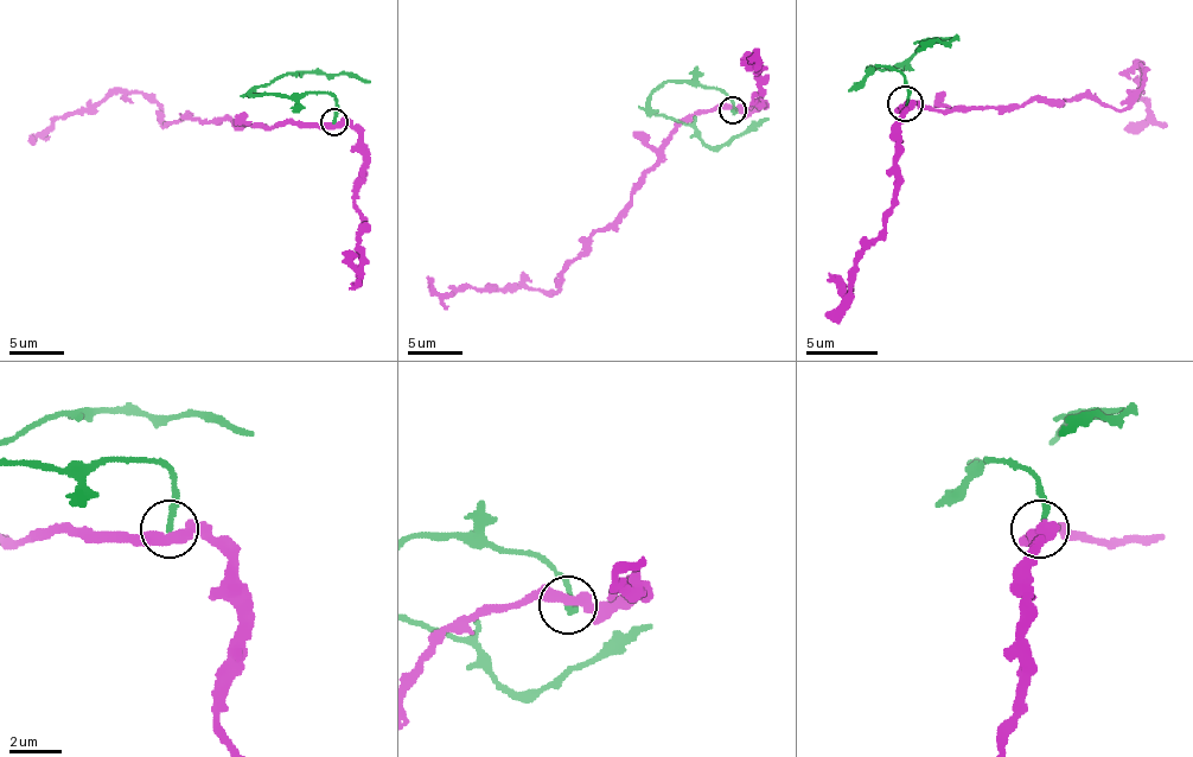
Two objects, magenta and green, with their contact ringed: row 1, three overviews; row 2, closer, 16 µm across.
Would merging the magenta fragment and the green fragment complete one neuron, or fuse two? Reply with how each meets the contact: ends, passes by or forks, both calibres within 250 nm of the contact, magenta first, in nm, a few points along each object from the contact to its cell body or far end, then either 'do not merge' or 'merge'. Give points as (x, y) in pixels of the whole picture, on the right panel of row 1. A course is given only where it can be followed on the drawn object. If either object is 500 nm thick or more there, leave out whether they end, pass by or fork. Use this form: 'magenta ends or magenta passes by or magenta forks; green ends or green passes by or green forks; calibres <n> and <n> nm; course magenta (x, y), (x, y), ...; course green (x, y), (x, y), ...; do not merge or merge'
magenta passes by; green ends; calibres 400 and 200 nm; course magenta (903, 105), (1014, 108), (1096, 97), (1121, 108), (1142, 87), (1139, 65), (1146, 119), (1124, 129); course green (906, 105), (903, 76), (867, 69), (888, 69), (924, 40), (952, 40), (917, 51); do not merge

